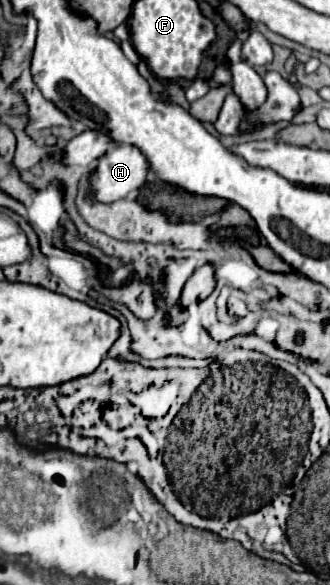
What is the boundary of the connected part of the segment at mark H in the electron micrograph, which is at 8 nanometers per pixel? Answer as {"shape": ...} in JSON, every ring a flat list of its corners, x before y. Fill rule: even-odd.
{"shape":[[117,144,109,148,97,162,93,176,93,196,99,202,115,202,141,190,151,174,149,160,133,144]]}

